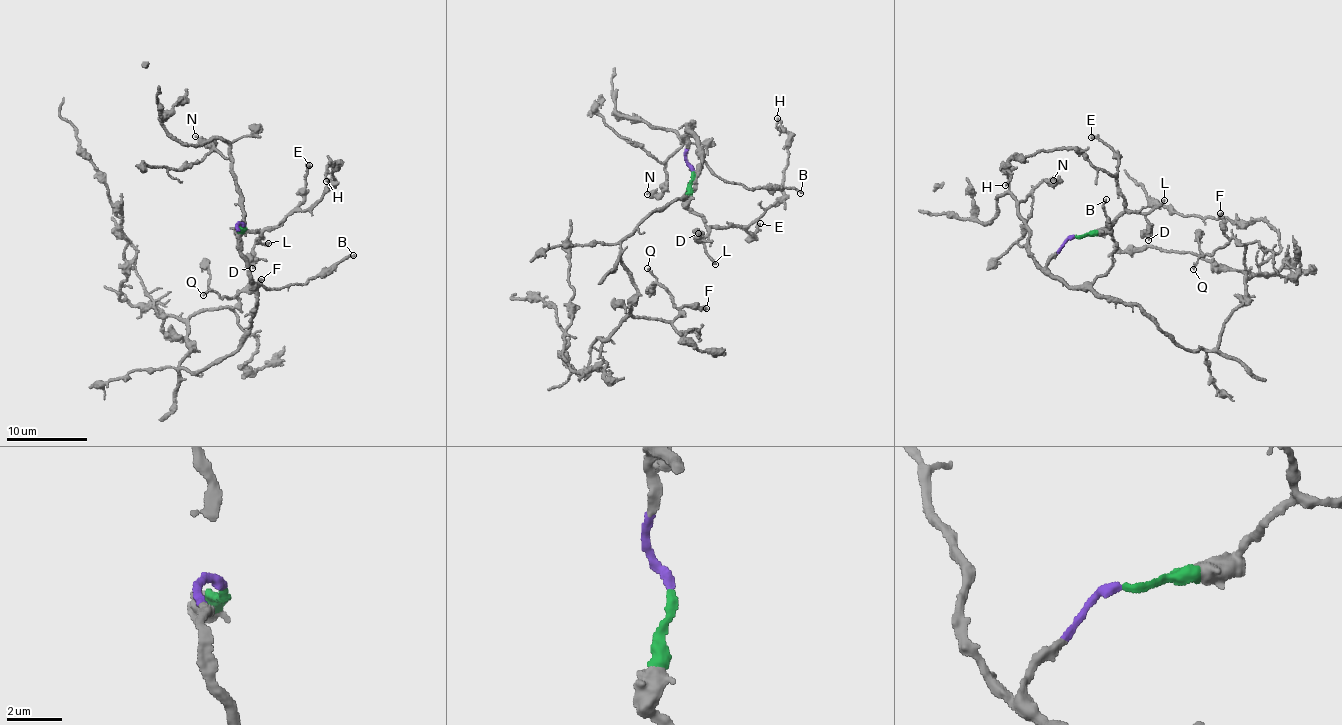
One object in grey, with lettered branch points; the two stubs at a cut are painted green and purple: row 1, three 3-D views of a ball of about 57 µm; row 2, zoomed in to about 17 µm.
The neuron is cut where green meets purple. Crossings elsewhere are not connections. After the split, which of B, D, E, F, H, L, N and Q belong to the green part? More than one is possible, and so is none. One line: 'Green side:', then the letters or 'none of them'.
Green side: D, E, H, L

